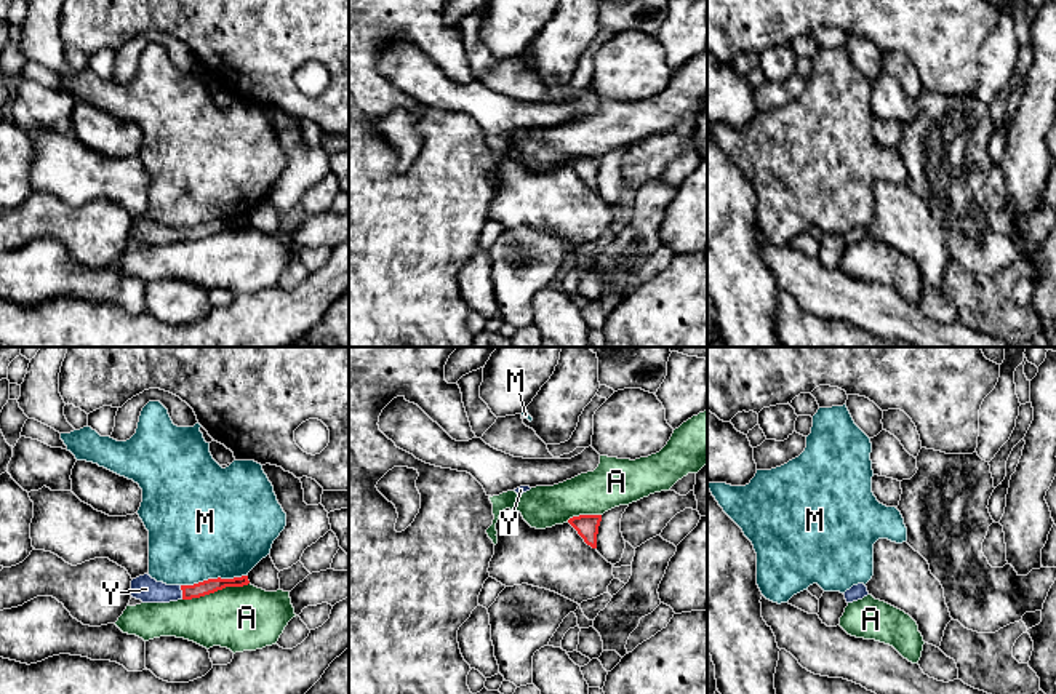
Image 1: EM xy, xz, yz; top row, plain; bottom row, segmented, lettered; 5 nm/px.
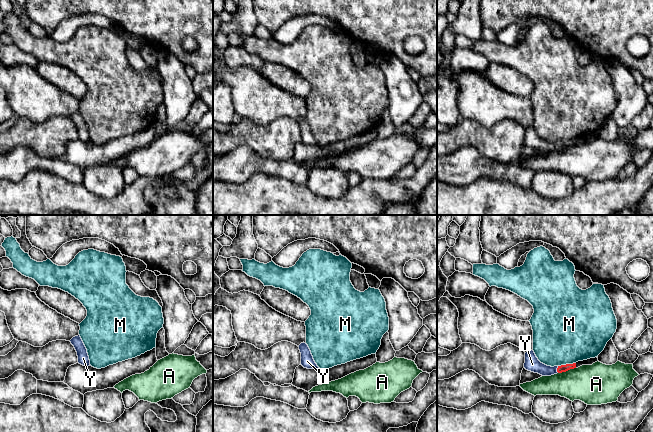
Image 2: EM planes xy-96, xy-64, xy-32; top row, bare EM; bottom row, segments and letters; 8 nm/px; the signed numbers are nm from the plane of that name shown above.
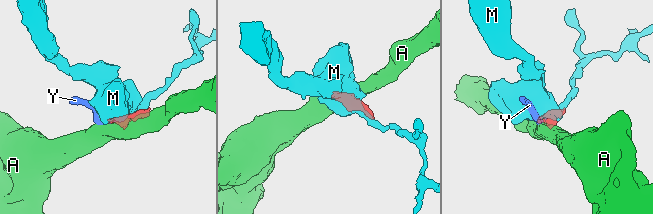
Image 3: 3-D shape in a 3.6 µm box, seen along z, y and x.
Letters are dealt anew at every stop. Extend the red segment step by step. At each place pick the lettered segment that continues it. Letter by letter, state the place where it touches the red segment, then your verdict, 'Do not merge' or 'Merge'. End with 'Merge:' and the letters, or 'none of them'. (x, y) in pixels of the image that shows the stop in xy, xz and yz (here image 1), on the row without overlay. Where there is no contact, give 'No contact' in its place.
A: Touches red at xy (215, 232). Do not merge
M: Touches red at xy (213, 221). Do not merge
Y: Touches red at xy (183, 234). Merge
Merge: Y

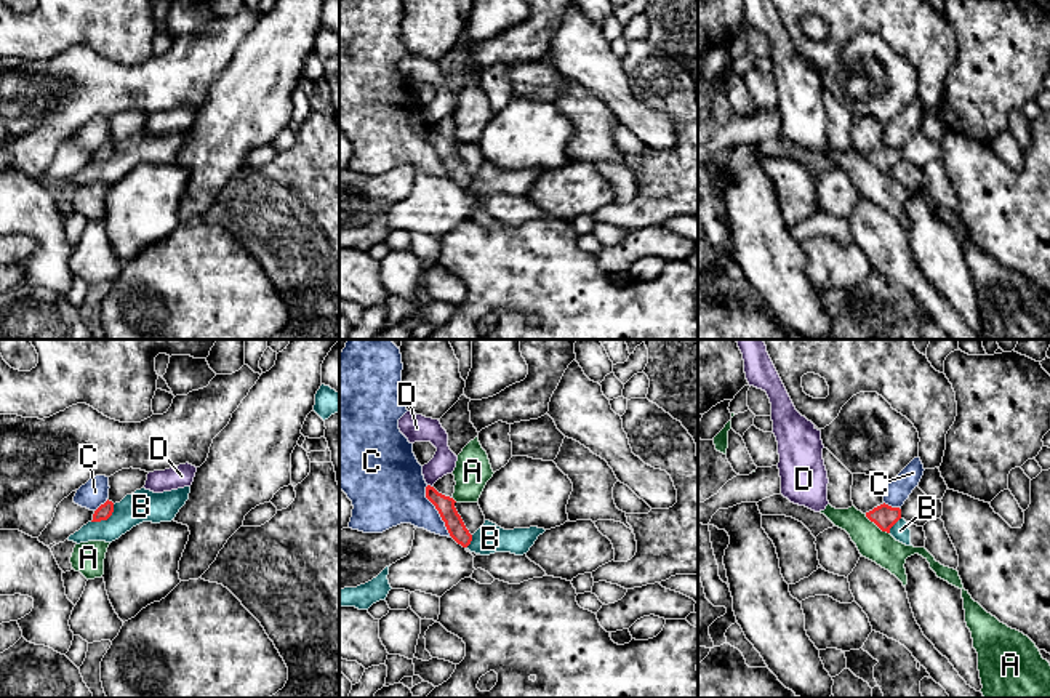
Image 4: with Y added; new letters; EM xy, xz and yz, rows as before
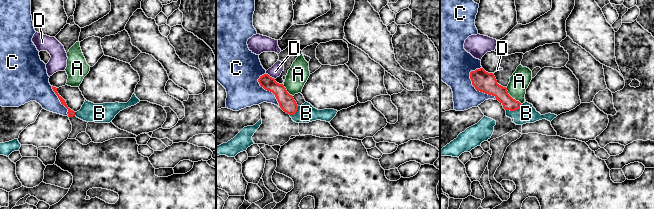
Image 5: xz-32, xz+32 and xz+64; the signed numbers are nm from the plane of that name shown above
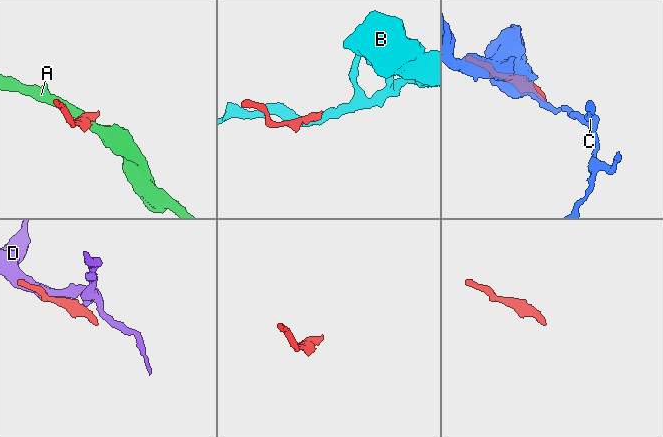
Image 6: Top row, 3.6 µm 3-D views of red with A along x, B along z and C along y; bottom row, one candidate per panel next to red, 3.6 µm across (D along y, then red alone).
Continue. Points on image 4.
A: Touches red at yz (877, 167). Do not merge
B: Touches red at xy (106, 160). Do not merge
C: Touches red at xz (437, 151). Do not merge
D: Touches red at xz (429, 127). Do not merge
Merge: none of them

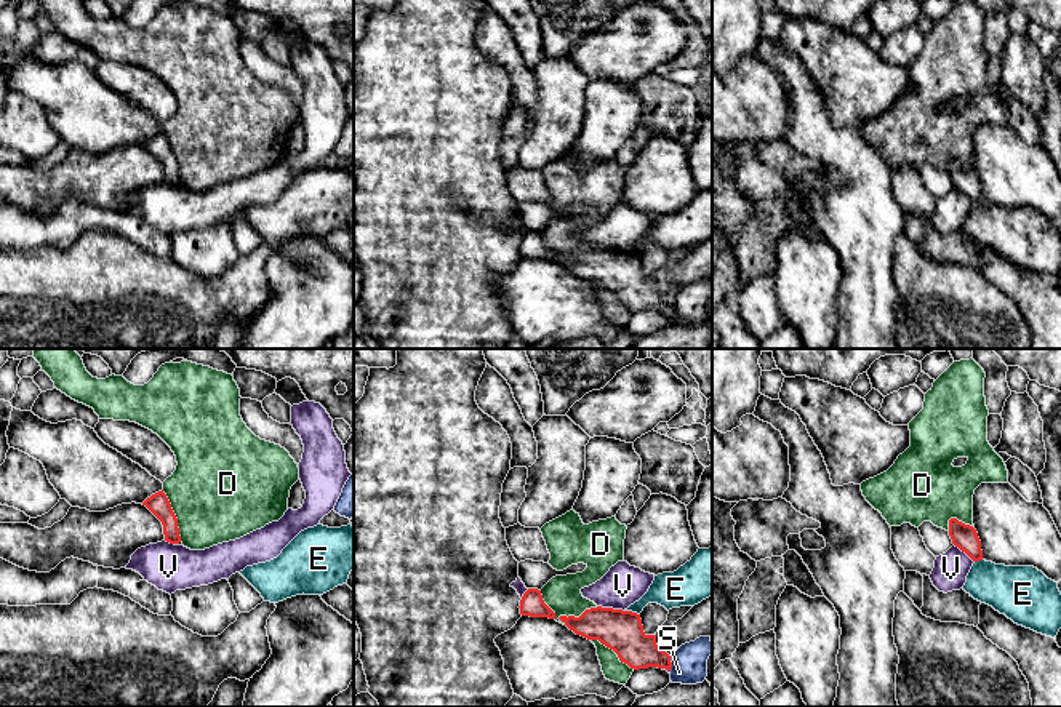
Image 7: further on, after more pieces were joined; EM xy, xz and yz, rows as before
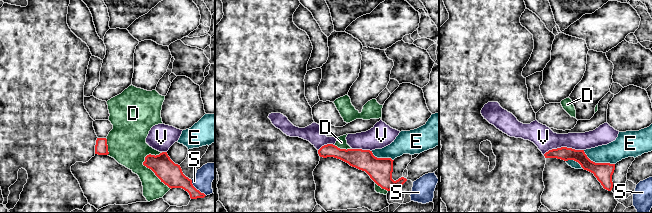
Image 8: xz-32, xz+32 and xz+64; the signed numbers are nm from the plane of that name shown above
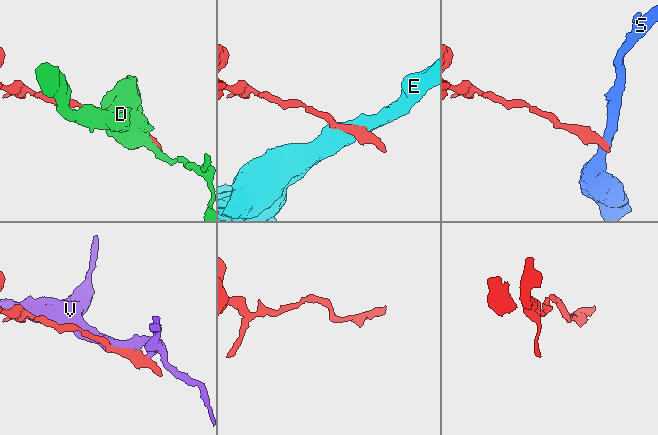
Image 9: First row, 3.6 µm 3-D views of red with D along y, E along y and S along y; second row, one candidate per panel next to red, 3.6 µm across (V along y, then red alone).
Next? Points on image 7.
D: Touches red at xz (564, 258). Do not merge
E: Touches red at xz (631, 253). Do not merge
S: Touches red at xz (671, 306). Do not merge
V: Touches red at xz (610, 250). Do not merge
Merge: none of them

